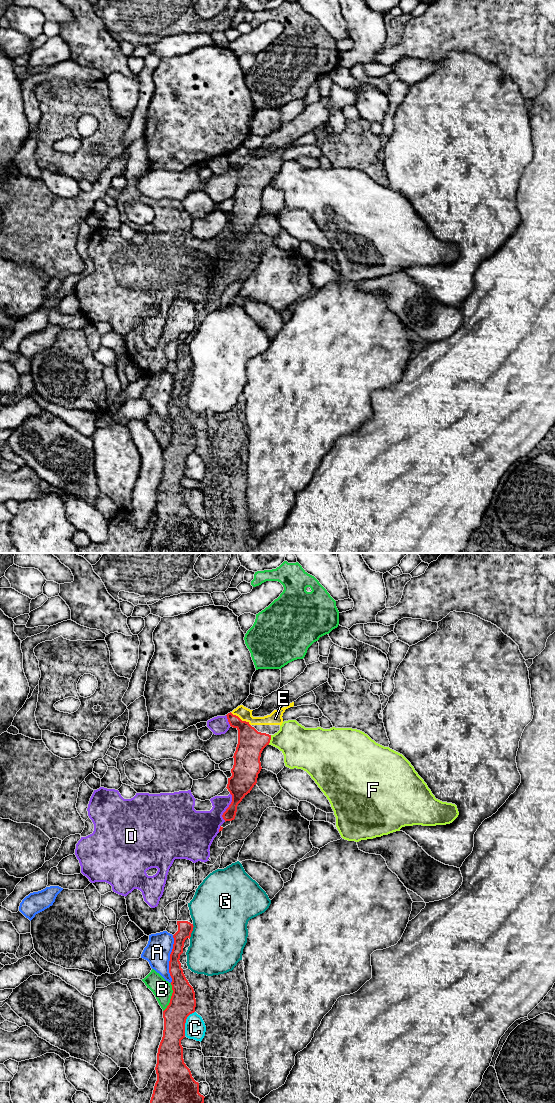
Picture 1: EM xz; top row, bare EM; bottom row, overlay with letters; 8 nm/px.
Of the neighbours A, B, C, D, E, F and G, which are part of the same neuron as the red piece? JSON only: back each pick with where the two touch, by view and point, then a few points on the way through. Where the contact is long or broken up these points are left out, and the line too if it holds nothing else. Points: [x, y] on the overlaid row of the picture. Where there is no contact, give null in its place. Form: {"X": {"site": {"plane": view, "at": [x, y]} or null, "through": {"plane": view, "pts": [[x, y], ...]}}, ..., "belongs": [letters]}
{"E": {"site": {"plane": "xz", "at": [239, 718]}, "through": {"plane": "xz", "pts": [[251, 743], [243, 722], [239, 718], [245, 714]]}}, "belongs": ["E"]}

